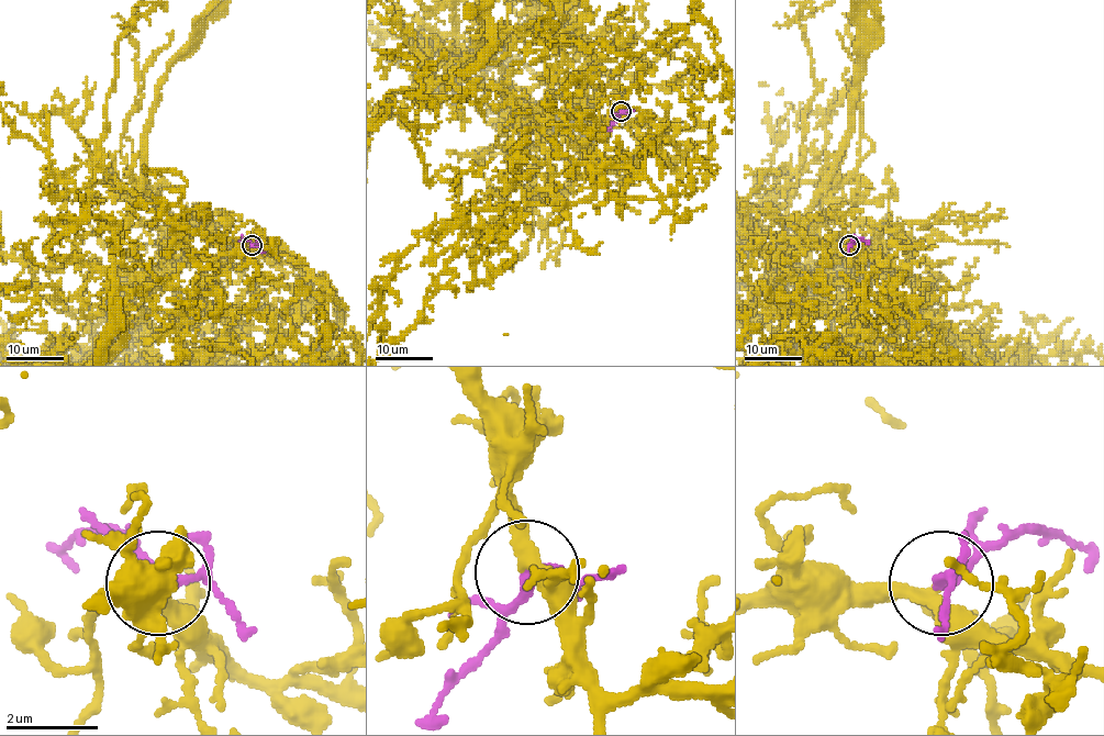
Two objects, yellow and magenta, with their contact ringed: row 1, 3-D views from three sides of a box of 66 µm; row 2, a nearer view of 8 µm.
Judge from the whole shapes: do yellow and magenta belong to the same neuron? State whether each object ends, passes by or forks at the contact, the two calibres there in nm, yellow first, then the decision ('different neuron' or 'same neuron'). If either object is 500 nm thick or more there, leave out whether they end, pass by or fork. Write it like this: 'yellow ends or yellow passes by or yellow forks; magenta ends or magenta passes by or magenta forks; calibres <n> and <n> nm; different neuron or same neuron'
yellow passes by; magenta forks; calibres 280 and 170 nm; same neuron

